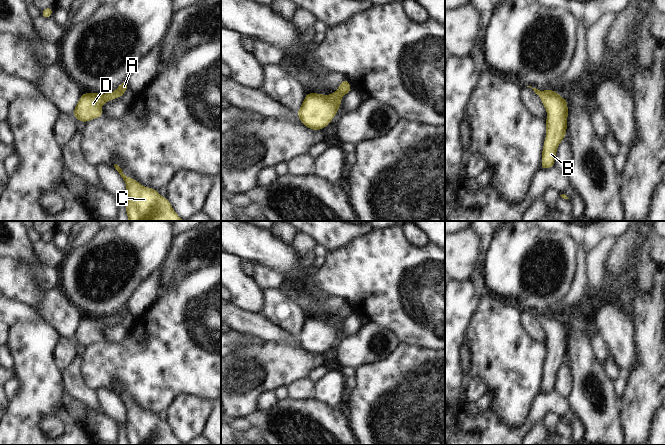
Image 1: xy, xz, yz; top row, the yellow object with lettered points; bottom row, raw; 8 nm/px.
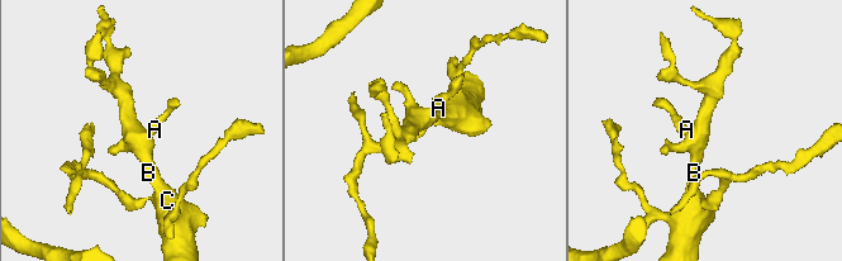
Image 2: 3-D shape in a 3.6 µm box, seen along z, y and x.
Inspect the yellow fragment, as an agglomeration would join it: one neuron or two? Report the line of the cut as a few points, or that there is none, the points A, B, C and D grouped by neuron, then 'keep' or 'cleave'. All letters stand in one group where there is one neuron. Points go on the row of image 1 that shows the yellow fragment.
no cut; A B C D; keep

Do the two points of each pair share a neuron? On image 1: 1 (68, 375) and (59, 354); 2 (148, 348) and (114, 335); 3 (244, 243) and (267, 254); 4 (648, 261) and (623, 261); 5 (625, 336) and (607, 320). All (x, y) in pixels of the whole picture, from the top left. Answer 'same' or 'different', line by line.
1: different
2: different
3: same
4: different
5: same

